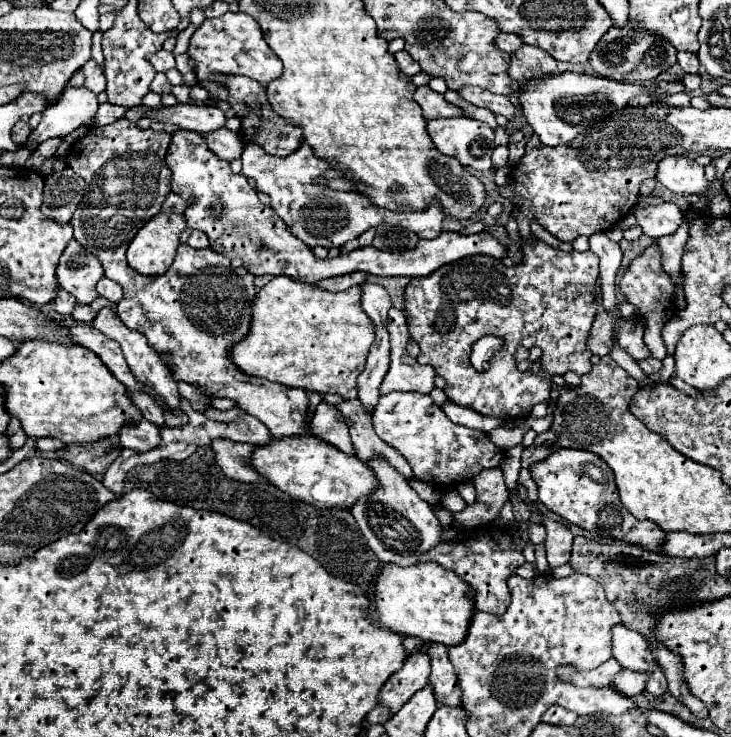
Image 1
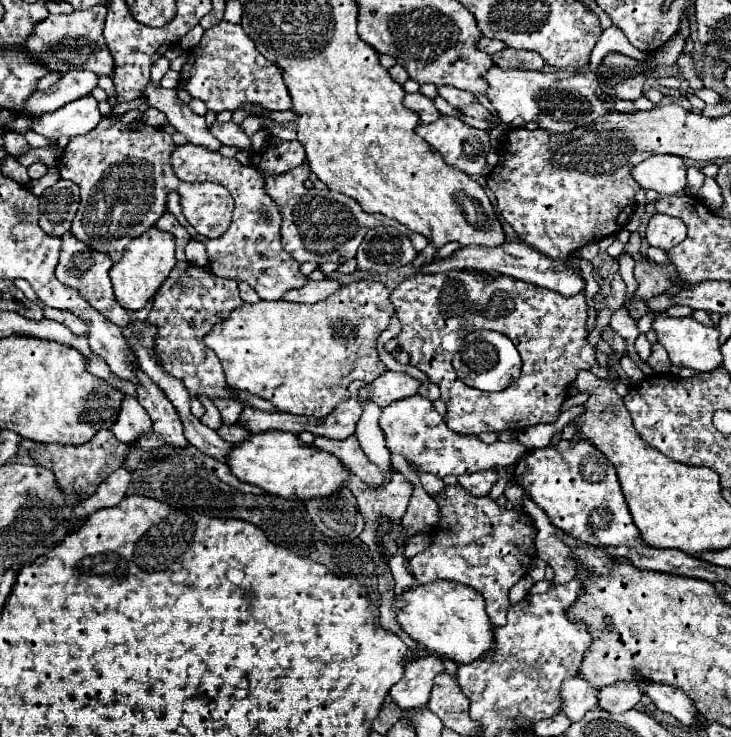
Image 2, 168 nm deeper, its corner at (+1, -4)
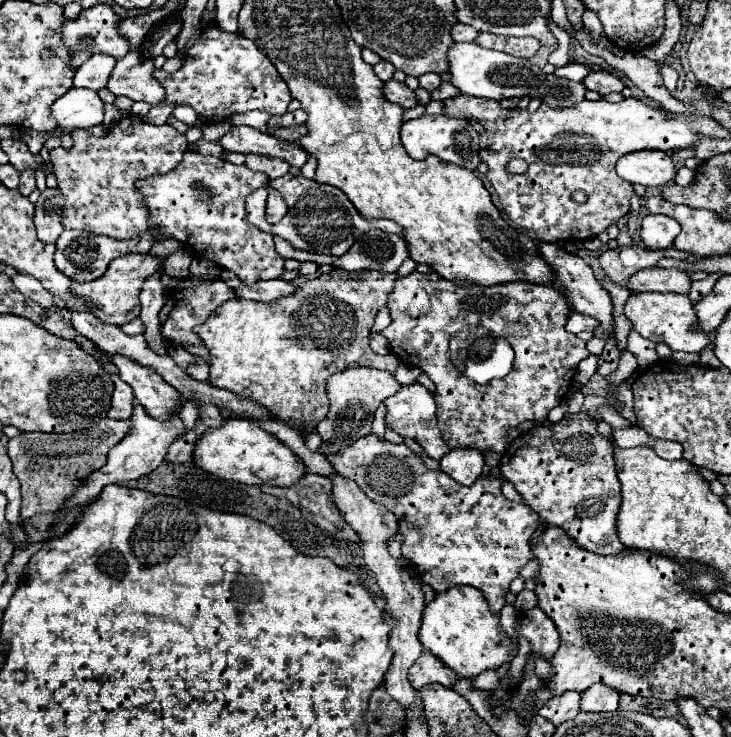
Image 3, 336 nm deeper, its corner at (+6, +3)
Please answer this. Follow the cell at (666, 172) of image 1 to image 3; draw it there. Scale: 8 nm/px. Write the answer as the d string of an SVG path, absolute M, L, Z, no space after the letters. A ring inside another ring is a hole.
M640 150L626 154L616 164L618 176L630 184L664 186L674 180L676 168L662 150Z

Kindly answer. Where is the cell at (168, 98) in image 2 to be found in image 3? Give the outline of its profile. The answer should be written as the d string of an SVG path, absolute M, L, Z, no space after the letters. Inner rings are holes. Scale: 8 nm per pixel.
M128 52L116 62L108 80L108 90L114 96L128 96L132 100L142 100L156 106L166 94L164 88L152 80L152 70L152 58L146 58L140 52Z

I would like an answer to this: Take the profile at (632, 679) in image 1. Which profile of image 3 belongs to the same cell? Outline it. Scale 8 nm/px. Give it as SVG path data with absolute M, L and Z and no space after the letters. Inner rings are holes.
M594 684L582 692L580 710L584 712L614 712L618 708L620 694L604 684Z

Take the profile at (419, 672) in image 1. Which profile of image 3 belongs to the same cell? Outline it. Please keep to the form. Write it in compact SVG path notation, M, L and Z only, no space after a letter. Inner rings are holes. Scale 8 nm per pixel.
M424 652L416 664L412 664L408 672L410 684L420 690L424 684L436 682L442 684L444 688L454 688L456 684L456 674L452 674L432 652Z

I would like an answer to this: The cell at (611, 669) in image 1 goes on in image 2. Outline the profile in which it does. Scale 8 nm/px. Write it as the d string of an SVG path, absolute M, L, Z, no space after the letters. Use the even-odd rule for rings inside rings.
M581 675L567 679L561 687L561 697L563 697L561 711L571 721L579 721L587 711L597 707L597 695L599 695L597 687L591 687L589 681L581 679Z

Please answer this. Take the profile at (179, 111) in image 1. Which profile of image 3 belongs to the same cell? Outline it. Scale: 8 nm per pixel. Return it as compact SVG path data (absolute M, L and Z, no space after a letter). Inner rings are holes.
M232 126L232 130L220 140L220 144L226 152L274 156L298 168L302 168L308 160L308 152L304 152L304 148L296 146L294 142L286 142L250 126Z

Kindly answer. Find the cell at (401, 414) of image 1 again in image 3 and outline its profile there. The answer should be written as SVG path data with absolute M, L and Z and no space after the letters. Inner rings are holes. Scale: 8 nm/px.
M418 382L414 384L408 384L408 386L402 386L400 392L396 392L394 396L390 396L388 400L384 400L388 412L386 412L386 424L390 428L394 428L400 436L404 438L414 438L422 448L424 452L434 458L434 460L440 460L450 448L444 444L442 436L440 436L440 430L438 430L438 422L436 422L436 404L434 404L434 398L432 394Z

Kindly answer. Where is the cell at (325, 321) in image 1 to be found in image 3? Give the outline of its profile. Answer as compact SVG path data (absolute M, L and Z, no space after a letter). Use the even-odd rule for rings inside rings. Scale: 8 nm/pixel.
M334 270L326 276L300 282L292 296L284 296L272 302L252 302L252 300L228 300L218 306L204 324L196 326L194 332L200 336L208 348L208 364L212 386L234 392L240 398L254 400L260 404L268 416L284 422L286 426L298 430L302 436L314 432L316 424L324 420L328 412L326 396L326 378L344 370L348 364L358 362L360 366L394 372L398 368L398 358L394 354L380 356L374 354L368 346L370 328L378 310L386 304L388 292L394 288L398 274L364 270L364 272L346 272Z

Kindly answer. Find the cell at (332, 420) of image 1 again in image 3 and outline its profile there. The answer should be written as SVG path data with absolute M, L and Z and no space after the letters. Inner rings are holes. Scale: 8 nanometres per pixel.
M376 434L362 436L354 444L344 446L338 454L328 454L326 458L340 476L354 480L370 500L384 504L400 520L400 534L404 536L402 556L416 564L424 584L438 594L452 586L474 586L484 592L492 612L500 612L504 608L510 582L532 558L530 538L538 528L540 516L530 506L508 500L502 494L502 482L498 478L480 476L472 486L460 486L444 472L428 470L422 458L406 444L392 444L388 440L380 440Z

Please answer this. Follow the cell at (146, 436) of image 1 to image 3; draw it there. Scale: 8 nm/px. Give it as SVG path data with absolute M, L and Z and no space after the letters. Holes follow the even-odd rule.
M112 374L112 382L114 382L114 394L112 394L112 408L108 410L108 416L114 420L128 420L136 404L132 388L126 382L122 382L118 374Z

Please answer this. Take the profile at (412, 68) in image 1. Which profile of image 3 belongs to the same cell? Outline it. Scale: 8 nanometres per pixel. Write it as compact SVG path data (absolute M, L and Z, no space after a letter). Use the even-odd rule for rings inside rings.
M380 60L378 64L374 64L374 72L376 72L376 76L378 76L380 80L384 80L384 82L392 78L394 70L396 70L396 68L392 68L392 64L386 62L386 60Z

